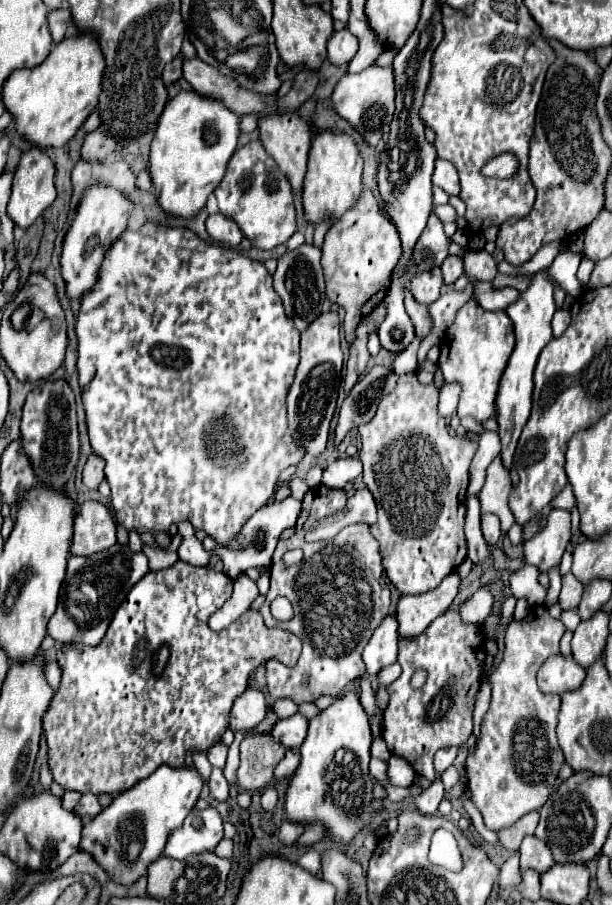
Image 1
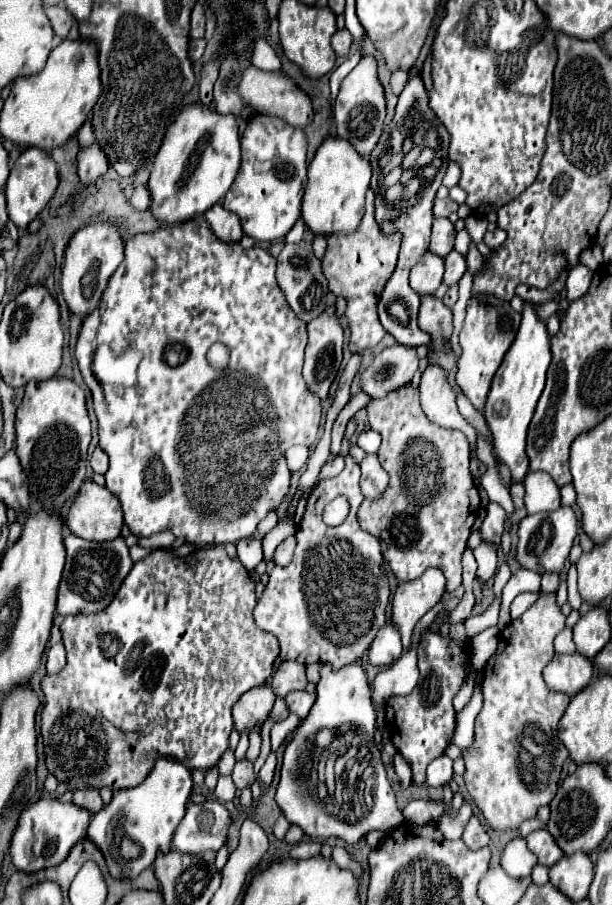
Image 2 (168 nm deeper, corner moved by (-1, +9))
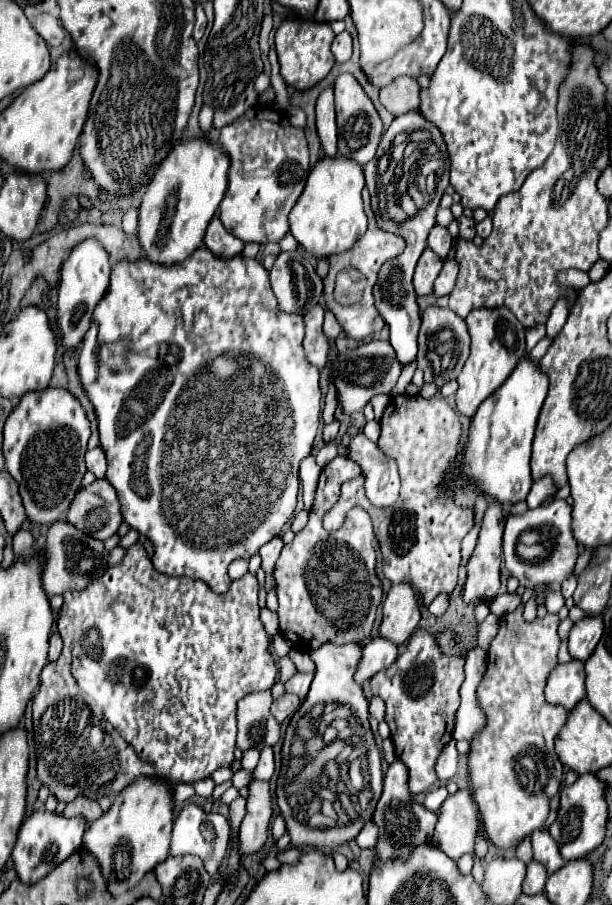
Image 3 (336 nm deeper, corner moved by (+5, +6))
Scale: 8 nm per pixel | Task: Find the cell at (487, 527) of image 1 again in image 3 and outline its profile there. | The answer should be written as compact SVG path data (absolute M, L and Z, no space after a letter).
M489 502L483 522L481 522L481 530L479 530L479 540L475 546L475 552L467 564L467 582L465 582L465 590L463 590L463 600L465 602L473 602L473 600L493 600L499 592L499 562L501 562L501 538L503 538L503 526L505 526L505 514L503 514L503 506L499 502Z

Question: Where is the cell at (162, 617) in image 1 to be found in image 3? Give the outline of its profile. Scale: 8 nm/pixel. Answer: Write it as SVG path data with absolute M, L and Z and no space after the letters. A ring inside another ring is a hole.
M135 544L127 550L127 556L119 566L109 568L101 580L95 580L89 584L83 592L67 592L65 602L59 614L59 634L63 638L63 652L57 662L47 664L41 672L41 684L33 698L33 728L35 728L35 740L39 744L39 756L37 756L37 778L49 786L49 790L57 796L57 800L69 804L75 800L75 796L89 796L89 798L101 798L101 796L117 796L125 786L129 786L137 776L153 776L153 778L165 778L169 782L187 782L193 784L197 780L209 778L217 768L231 766L233 762L233 750L235 750L235 708L237 702L251 692L269 690L277 682L277 666L273 662L273 656L269 654L271 638L265 632L263 624L259 622L259 604L257 604L257 578L253 574L245 574L243 578L235 580L235 584L229 586L227 592L217 594L213 592L203 580L193 578L171 578L165 574L155 572L143 544ZM93 726L103 728L103 742L99 748L89 746L89 732Z

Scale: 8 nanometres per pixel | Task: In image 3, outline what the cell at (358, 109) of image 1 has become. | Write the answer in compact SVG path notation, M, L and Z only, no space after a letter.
M341 74L335 80L335 114L339 132L339 154L365 166L375 156L375 150L383 134L383 124L373 102L369 100L369 96L365 94L365 90L361 88L361 84L355 80L353 74Z

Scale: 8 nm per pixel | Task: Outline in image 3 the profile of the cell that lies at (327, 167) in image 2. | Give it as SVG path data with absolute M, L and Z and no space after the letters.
M325 156L309 172L303 194L289 214L291 234L315 258L327 258L351 248L353 240L365 234L367 216L363 212L361 190L365 186L363 168L343 156Z

